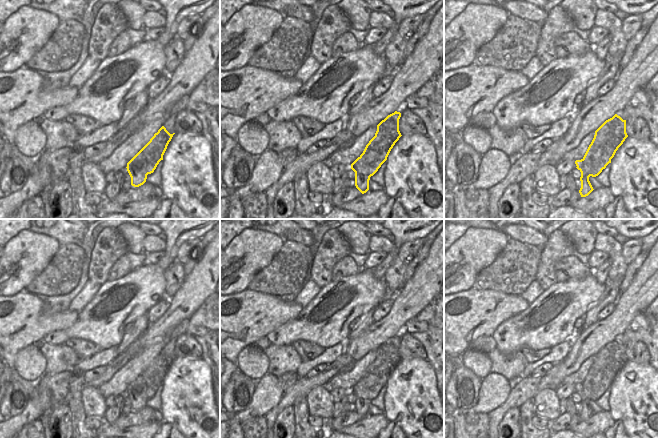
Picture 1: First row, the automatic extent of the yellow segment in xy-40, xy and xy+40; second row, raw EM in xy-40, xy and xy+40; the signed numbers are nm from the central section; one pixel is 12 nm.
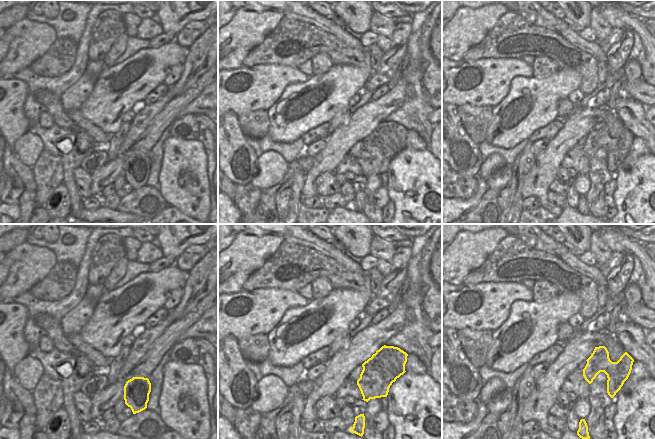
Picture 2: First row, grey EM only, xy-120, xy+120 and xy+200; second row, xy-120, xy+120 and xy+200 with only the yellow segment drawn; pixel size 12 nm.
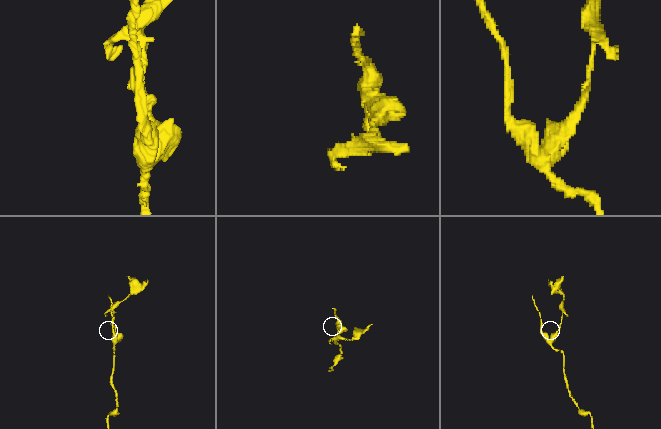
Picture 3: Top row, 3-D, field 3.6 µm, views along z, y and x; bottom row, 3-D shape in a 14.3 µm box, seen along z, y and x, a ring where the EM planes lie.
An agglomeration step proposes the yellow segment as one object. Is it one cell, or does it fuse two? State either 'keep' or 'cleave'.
cleave

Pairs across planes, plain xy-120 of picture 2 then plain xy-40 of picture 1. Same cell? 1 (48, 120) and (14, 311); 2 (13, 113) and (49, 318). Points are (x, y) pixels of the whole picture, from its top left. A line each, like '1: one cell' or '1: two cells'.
1: two cells
2: one cell

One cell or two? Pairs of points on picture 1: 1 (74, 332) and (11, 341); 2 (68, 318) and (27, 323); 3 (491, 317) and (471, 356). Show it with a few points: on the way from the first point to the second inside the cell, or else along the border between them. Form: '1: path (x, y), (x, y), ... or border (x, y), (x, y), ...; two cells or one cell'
1: border (66, 328), (50, 331), (41, 341); two cells
2: path (58, 320), (37, 320); one cell
3: border (469, 347), (461, 355); two cells

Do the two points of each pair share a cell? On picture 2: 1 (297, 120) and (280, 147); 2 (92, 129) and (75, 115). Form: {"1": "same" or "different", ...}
{"1": "different", "2": "same"}

